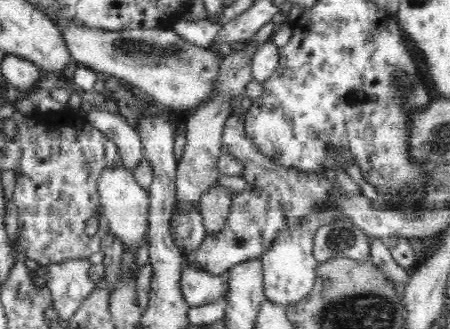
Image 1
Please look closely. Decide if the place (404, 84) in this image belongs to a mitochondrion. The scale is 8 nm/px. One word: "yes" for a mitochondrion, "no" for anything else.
yes

